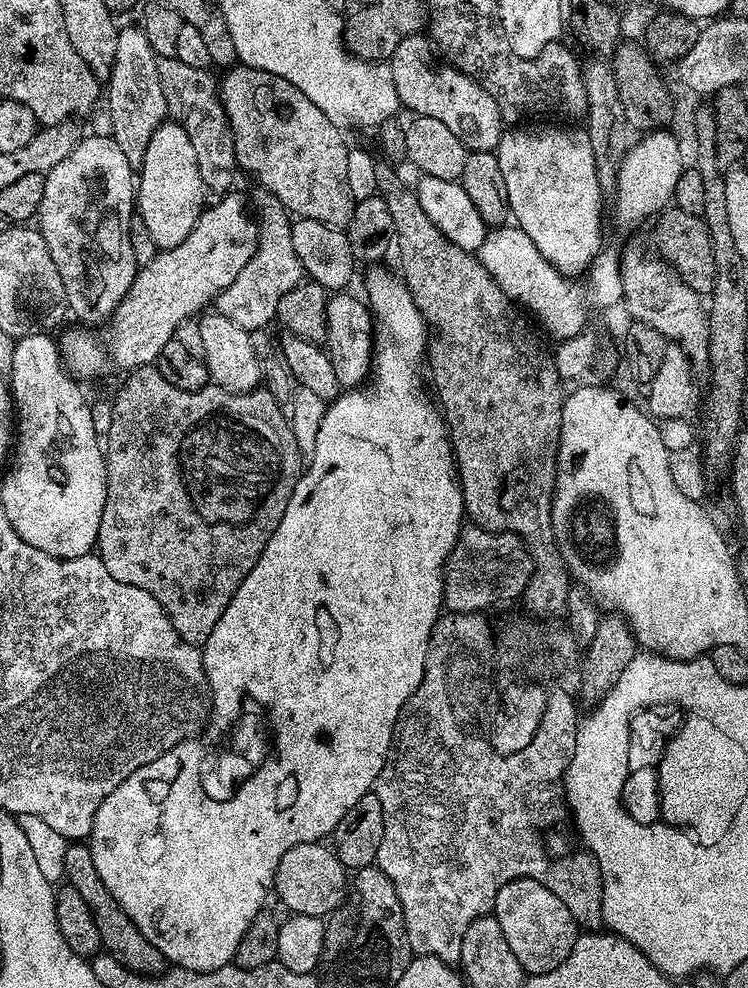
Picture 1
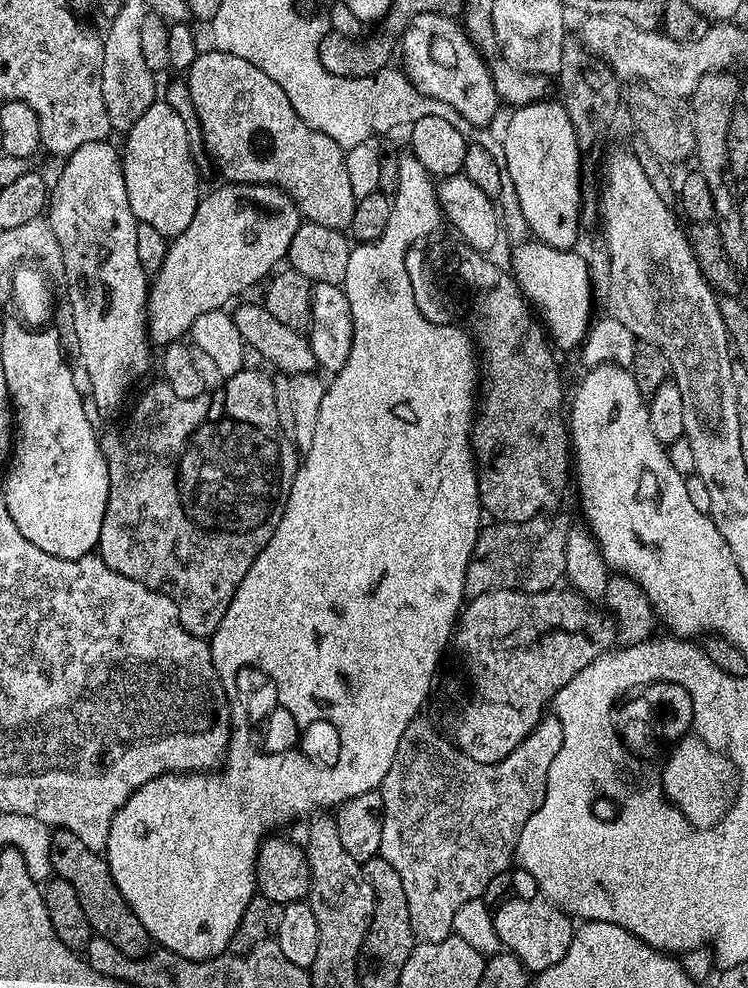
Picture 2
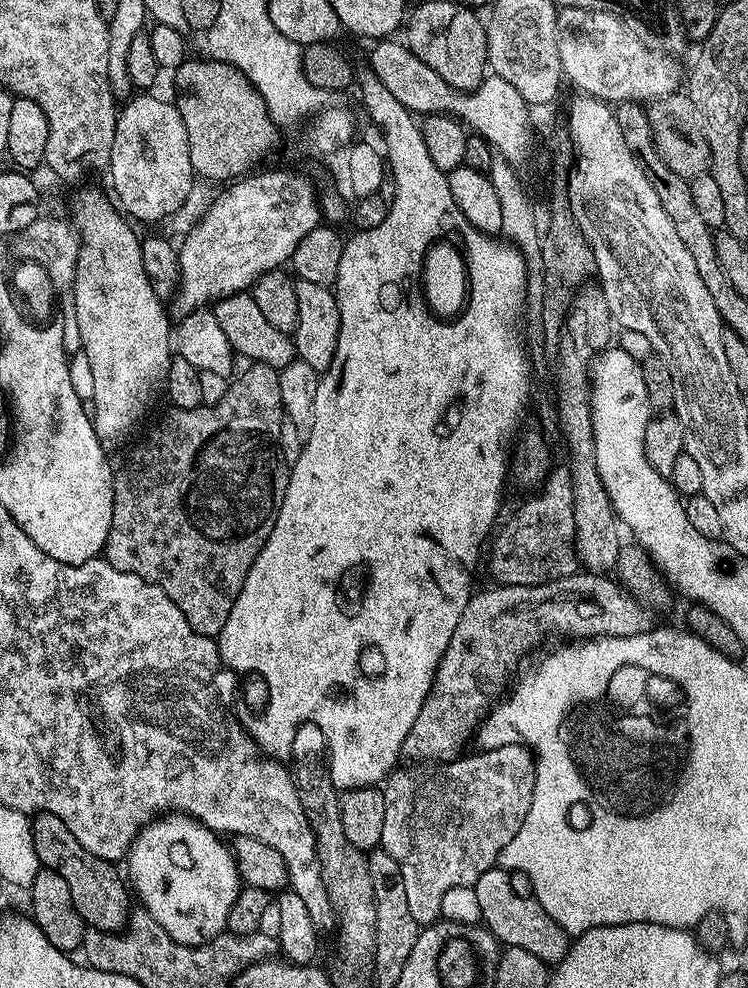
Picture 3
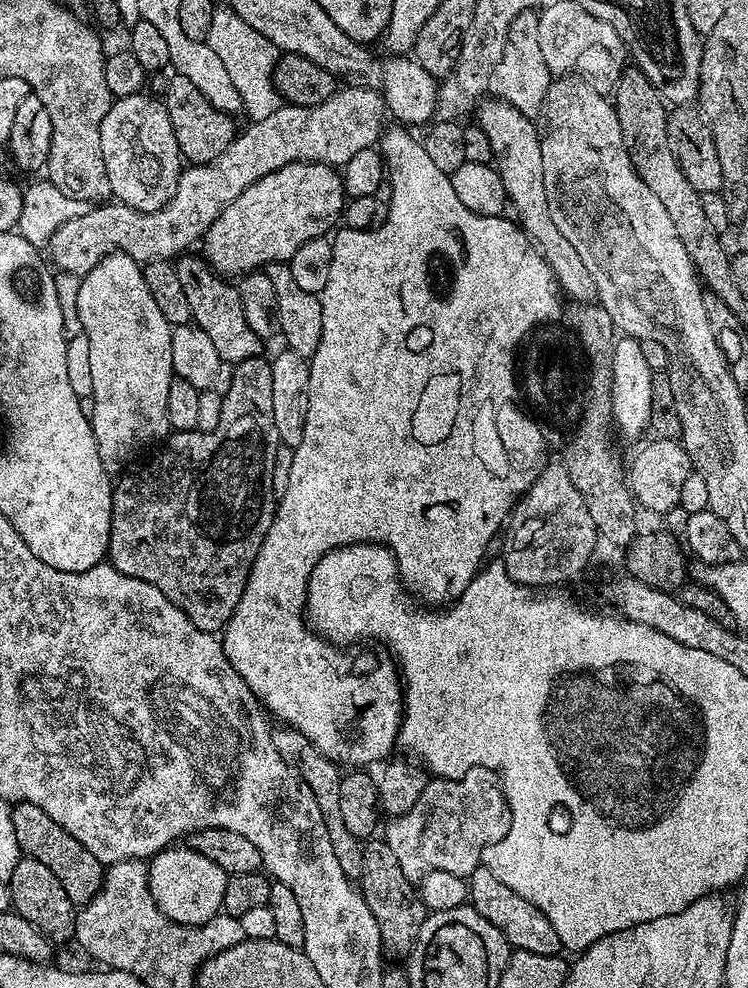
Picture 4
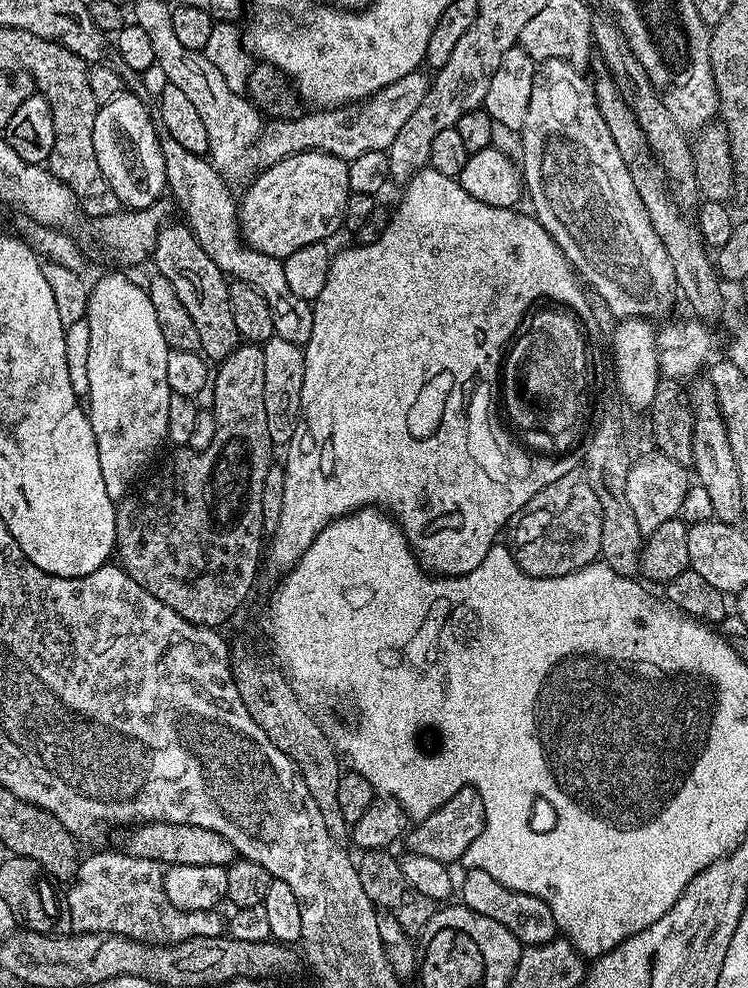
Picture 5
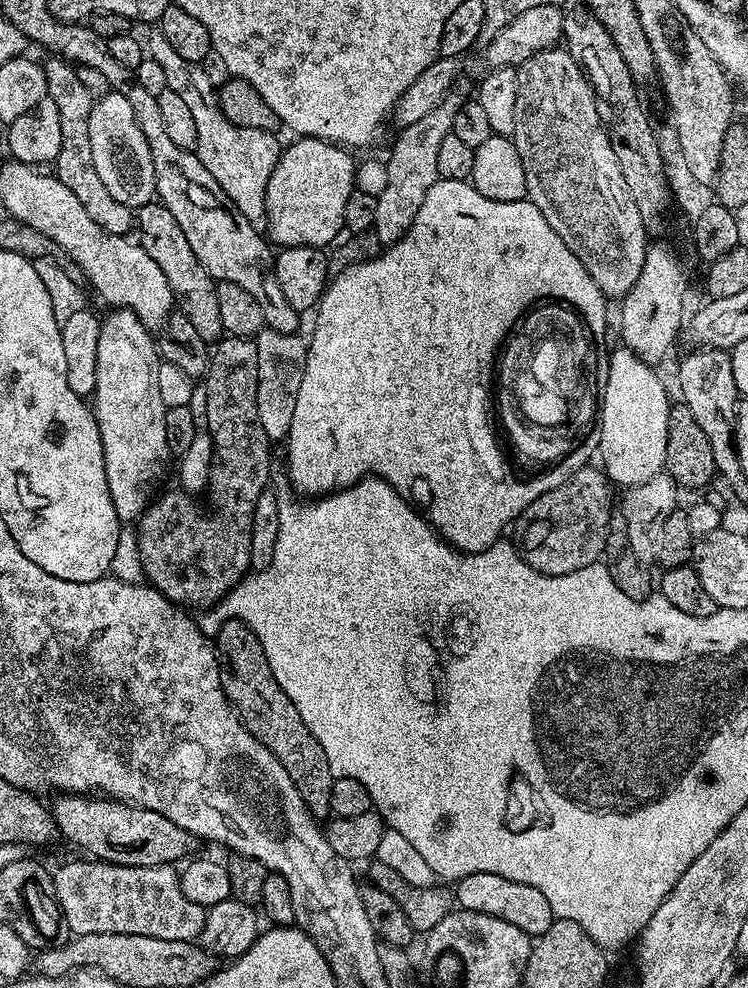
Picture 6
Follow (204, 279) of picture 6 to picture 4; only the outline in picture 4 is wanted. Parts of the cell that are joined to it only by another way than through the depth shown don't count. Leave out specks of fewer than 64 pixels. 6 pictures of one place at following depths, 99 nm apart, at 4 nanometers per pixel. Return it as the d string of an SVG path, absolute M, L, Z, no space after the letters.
M184 254L175 261L178 278L182 281L182 290L186 290L186 302L190 302L191 323L197 324L210 337L218 349L221 361L225 365L241 364L246 358L261 355L262 338L250 330L246 314L242 312L242 298L239 287L232 288L227 279L213 270L203 255Z

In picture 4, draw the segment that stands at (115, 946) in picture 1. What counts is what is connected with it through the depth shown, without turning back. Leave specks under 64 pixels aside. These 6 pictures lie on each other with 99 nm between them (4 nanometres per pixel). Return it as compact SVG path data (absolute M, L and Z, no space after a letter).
M16 802L11 805L11 813L21 853L42 862L42 866L50 869L54 878L62 882L62 890L66 890L72 904L89 904L100 892L106 871L105 865L100 864L98 858L94 858L94 854L90 854L90 850L86 850L86 846L78 842L78 838L62 830L62 826L58 826L58 822L54 822L54 818L46 814L46 810L38 810L38 806L30 802Z

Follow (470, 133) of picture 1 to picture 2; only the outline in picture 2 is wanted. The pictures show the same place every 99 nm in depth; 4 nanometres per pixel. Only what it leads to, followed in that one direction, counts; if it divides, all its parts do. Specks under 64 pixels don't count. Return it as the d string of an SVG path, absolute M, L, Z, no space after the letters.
M418 14L410 22L398 40L398 52L404 55L402 71L409 82L422 94L454 106L466 122L488 126L496 116L496 107L501 107L500 96L494 90L492 72L485 57L472 45L459 19L442 14Z

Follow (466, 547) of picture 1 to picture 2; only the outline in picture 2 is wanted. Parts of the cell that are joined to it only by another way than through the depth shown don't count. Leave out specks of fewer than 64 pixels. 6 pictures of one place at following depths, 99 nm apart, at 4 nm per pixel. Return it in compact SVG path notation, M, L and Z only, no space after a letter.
M541 514L526 522L492 522L481 527L476 545L472 551L470 562L466 566L464 590L469 597L486 594L494 590L516 590L518 592L547 592L555 588L565 579L566 542L568 528L560 520L547 520L547 515Z

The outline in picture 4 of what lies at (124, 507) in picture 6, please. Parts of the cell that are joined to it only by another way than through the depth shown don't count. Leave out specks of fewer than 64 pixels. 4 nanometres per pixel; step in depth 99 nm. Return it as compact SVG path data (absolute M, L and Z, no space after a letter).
M125 252L108 253L100 259L98 266L94 266L94 270L80 277L77 310L81 330L90 342L90 373L93 383L90 419L94 438L98 442L98 454L108 473L120 474L128 466L124 464L130 463L147 444L169 435L166 394L174 378L170 356L173 325L162 318L162 310L158 310L158 305L150 295L143 267Z

